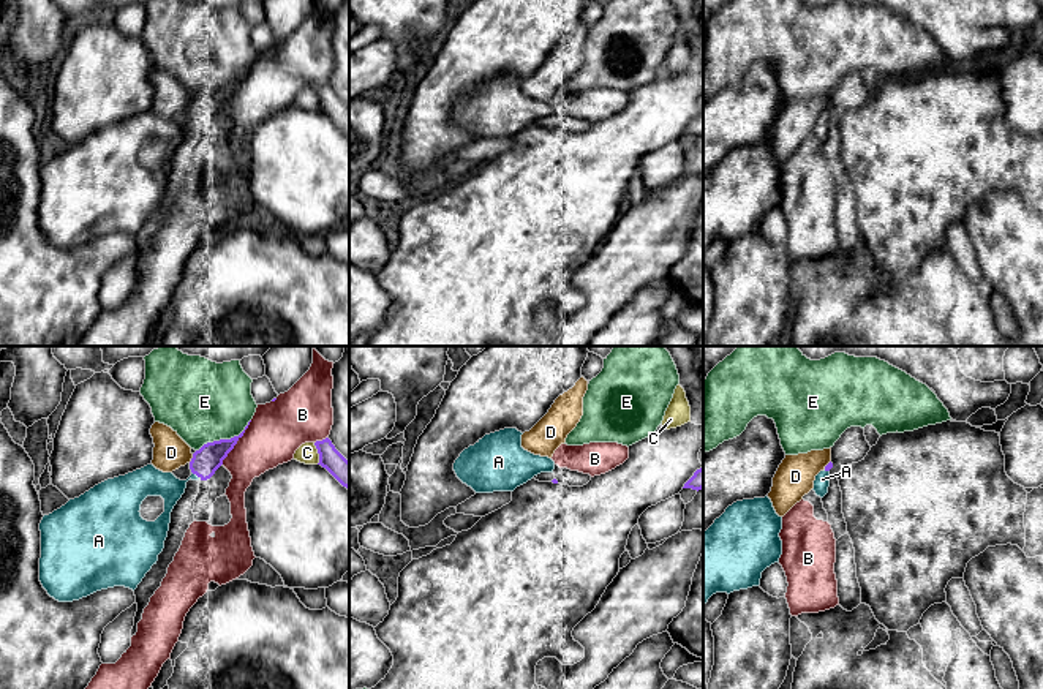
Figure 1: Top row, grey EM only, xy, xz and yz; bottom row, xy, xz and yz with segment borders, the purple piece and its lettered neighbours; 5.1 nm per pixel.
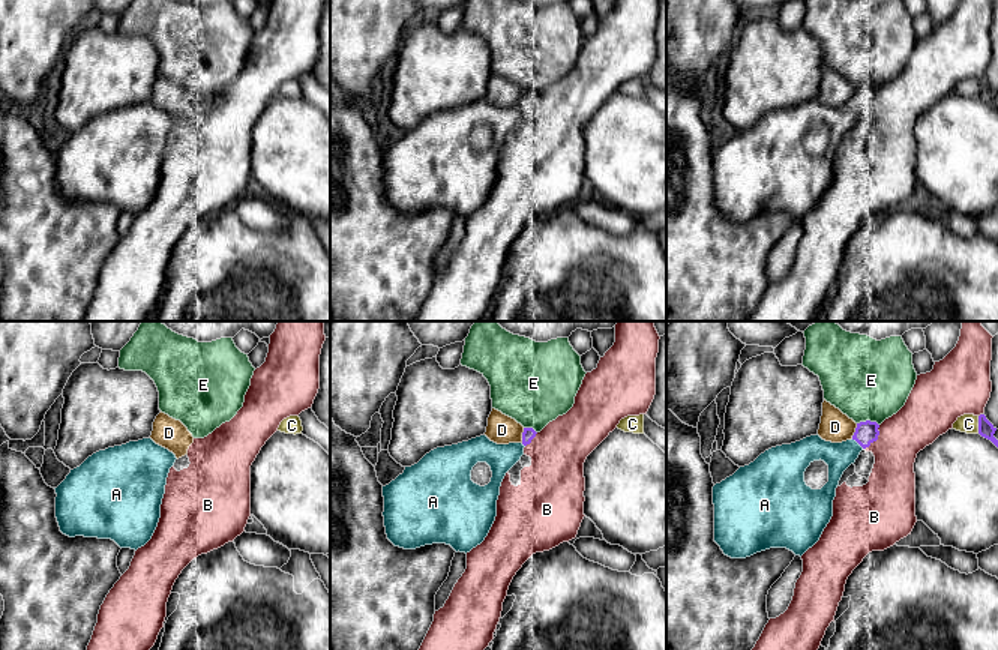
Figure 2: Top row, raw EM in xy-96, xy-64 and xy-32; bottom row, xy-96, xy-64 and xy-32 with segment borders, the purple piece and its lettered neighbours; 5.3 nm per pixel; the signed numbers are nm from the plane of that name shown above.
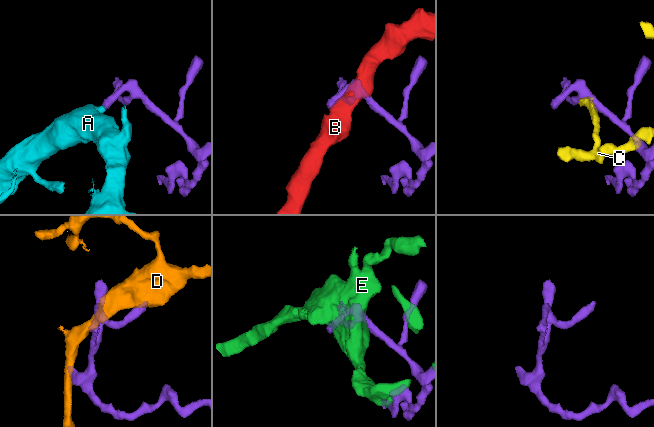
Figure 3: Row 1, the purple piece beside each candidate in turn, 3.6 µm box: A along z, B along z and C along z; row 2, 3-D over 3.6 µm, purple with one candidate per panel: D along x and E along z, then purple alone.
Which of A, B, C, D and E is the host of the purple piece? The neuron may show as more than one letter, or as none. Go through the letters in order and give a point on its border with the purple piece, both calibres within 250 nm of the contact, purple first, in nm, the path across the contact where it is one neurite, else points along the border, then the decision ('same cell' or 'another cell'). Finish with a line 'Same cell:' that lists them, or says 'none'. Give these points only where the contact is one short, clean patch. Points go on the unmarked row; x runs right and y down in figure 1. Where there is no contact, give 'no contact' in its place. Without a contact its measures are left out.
A: meets purple in xy at (195, 119); 140 nm thick on the purple side, 150 nm on the other; same cell
B: meets purple in xy at (236, 89); 140 nm thick on the purple side, 280 nm on the other; another cell
C: meets purple in xy at (318, 98); 130 nm thick on the purple side, 100 nm on the other; border along xy (313, 89), (318, 98), (318, 109); another cell
D: meets purple in xy at (192, 105); 140 nm thick on the purple side, 170 nm on the other; another cell
E: meets purple in xy at (225, 86); 140 nm thick on the purple side, 420 nm on the other; another cell
Same cell: A

